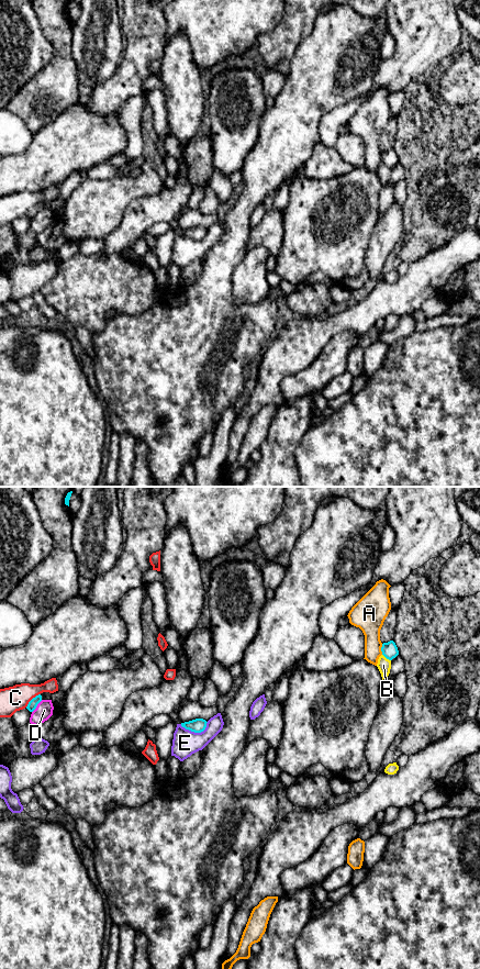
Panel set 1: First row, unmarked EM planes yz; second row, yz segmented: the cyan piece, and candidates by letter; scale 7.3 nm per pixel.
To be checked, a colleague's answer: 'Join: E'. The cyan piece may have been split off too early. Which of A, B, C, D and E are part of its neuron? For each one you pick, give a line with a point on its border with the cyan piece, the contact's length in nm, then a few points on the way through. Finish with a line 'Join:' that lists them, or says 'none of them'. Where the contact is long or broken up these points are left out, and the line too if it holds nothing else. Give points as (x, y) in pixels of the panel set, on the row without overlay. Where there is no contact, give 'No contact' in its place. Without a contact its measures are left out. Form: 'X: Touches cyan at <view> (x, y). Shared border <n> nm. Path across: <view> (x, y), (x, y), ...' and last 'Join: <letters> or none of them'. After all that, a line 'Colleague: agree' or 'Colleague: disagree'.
Join: none of them
Colleague: disagree

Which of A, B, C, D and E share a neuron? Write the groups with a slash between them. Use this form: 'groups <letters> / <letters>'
groups A / B / C / D / E

